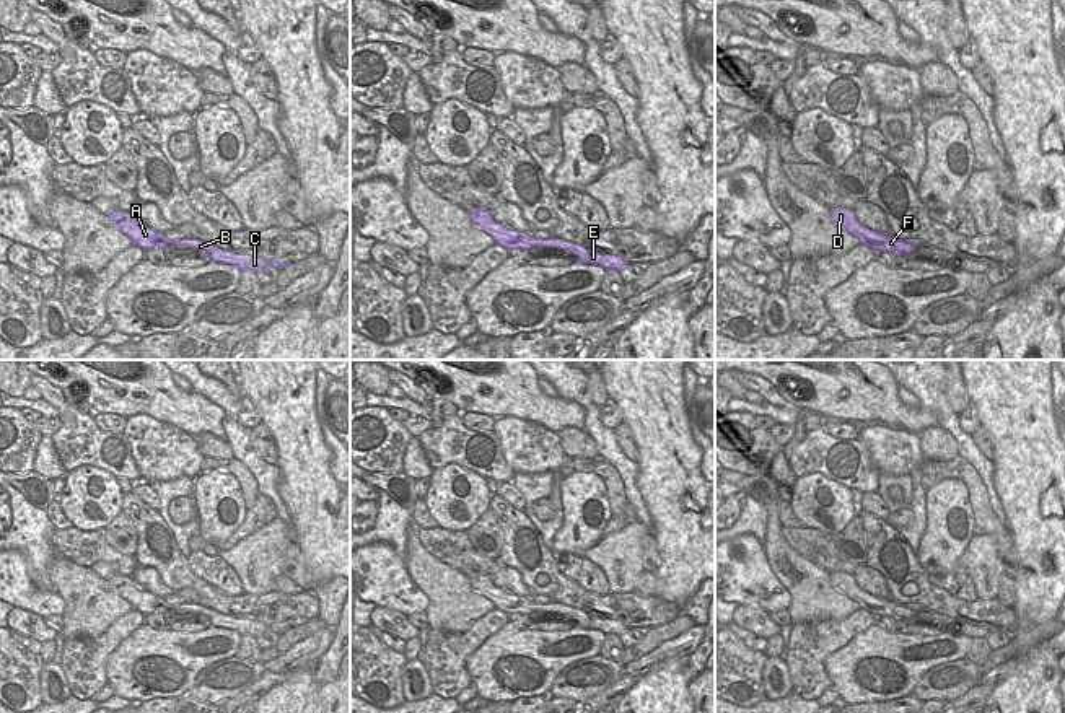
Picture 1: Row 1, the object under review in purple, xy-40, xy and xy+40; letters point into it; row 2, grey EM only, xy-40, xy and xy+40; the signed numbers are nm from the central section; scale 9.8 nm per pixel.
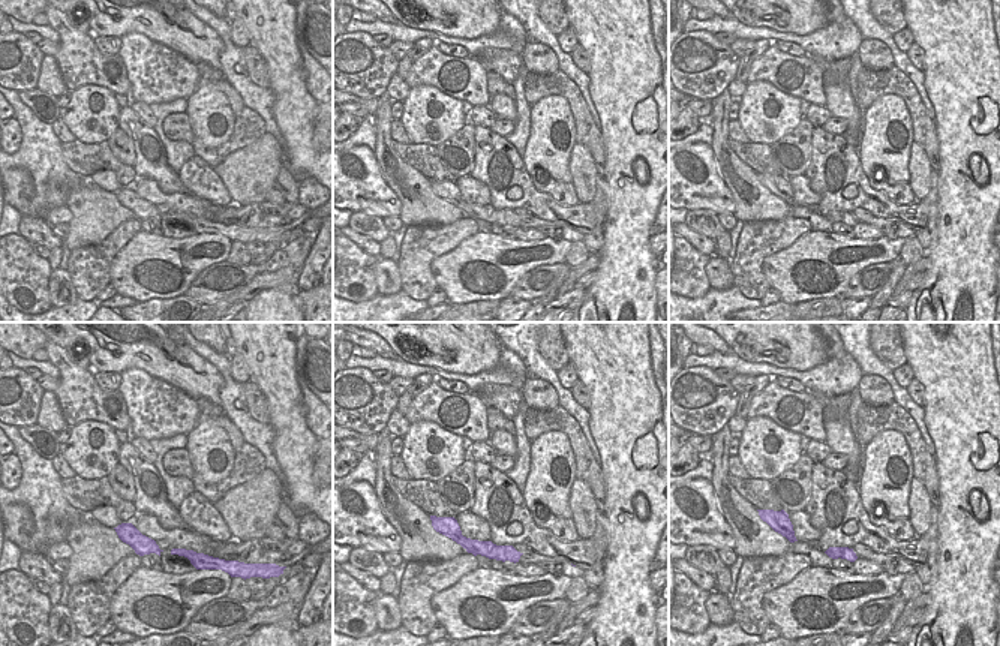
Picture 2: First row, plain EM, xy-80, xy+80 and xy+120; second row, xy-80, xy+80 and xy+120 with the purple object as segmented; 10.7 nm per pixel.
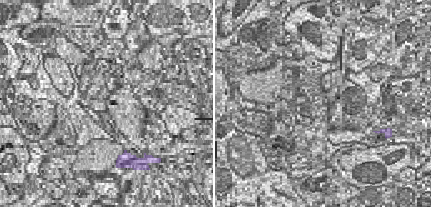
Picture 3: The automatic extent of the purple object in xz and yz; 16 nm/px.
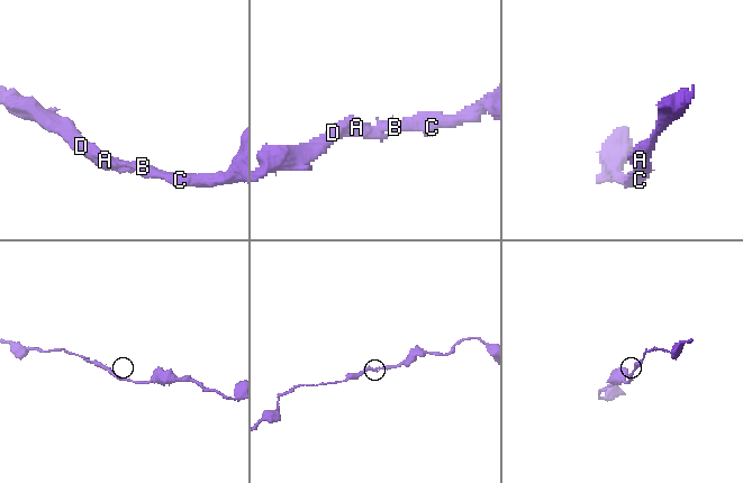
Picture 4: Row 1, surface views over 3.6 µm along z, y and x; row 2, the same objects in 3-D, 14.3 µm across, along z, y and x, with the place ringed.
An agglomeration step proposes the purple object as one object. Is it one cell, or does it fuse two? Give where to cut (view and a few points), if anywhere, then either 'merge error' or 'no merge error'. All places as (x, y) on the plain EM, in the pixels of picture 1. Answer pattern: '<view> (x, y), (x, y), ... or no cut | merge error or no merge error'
no cut | no merge error

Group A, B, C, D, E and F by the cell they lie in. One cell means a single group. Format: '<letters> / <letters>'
A B C D E F

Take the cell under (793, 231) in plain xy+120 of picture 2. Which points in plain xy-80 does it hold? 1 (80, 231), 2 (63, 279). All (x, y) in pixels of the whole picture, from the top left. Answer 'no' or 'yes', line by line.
1: no
2: no

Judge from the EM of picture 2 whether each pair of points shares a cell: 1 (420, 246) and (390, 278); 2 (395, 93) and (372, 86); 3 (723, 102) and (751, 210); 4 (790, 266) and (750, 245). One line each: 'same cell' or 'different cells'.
1: different cells
2: different cells
3: same cell
4: different cells

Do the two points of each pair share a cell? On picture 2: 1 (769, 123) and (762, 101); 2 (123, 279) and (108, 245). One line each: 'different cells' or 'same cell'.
1: same cell
2: different cells

